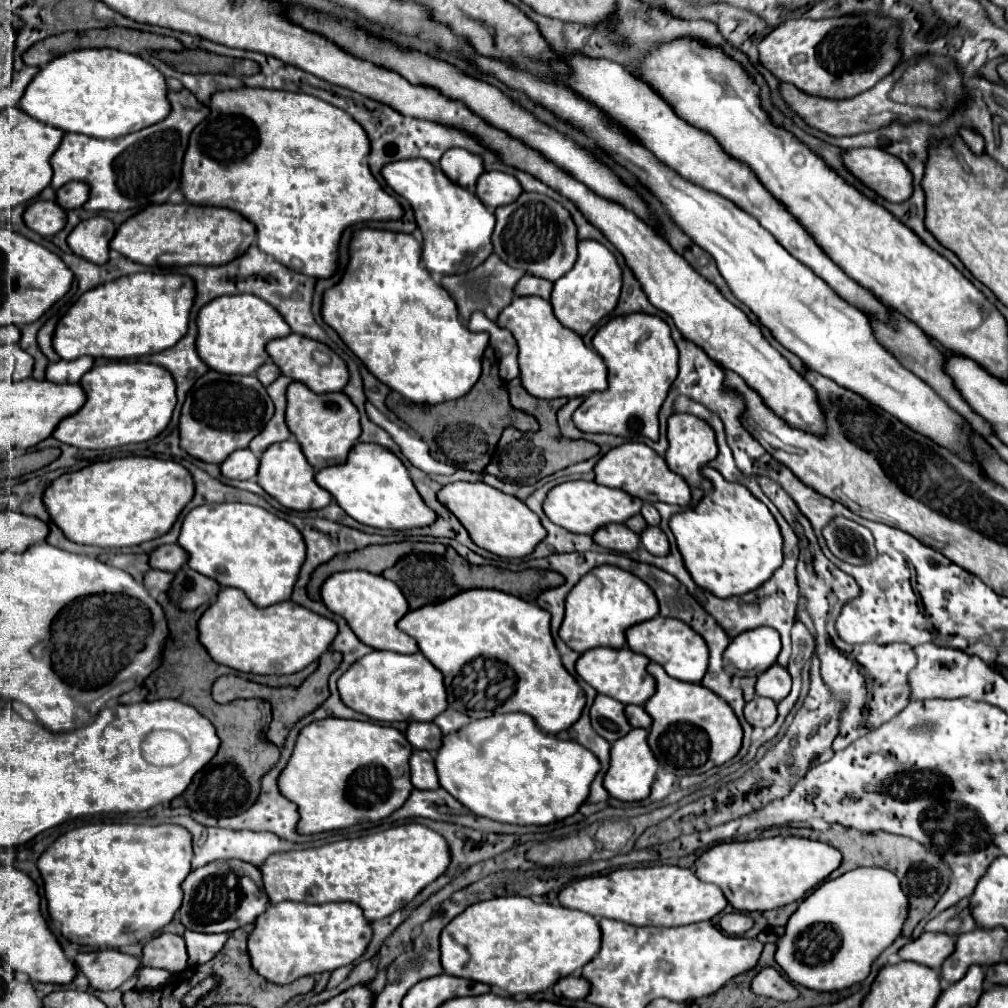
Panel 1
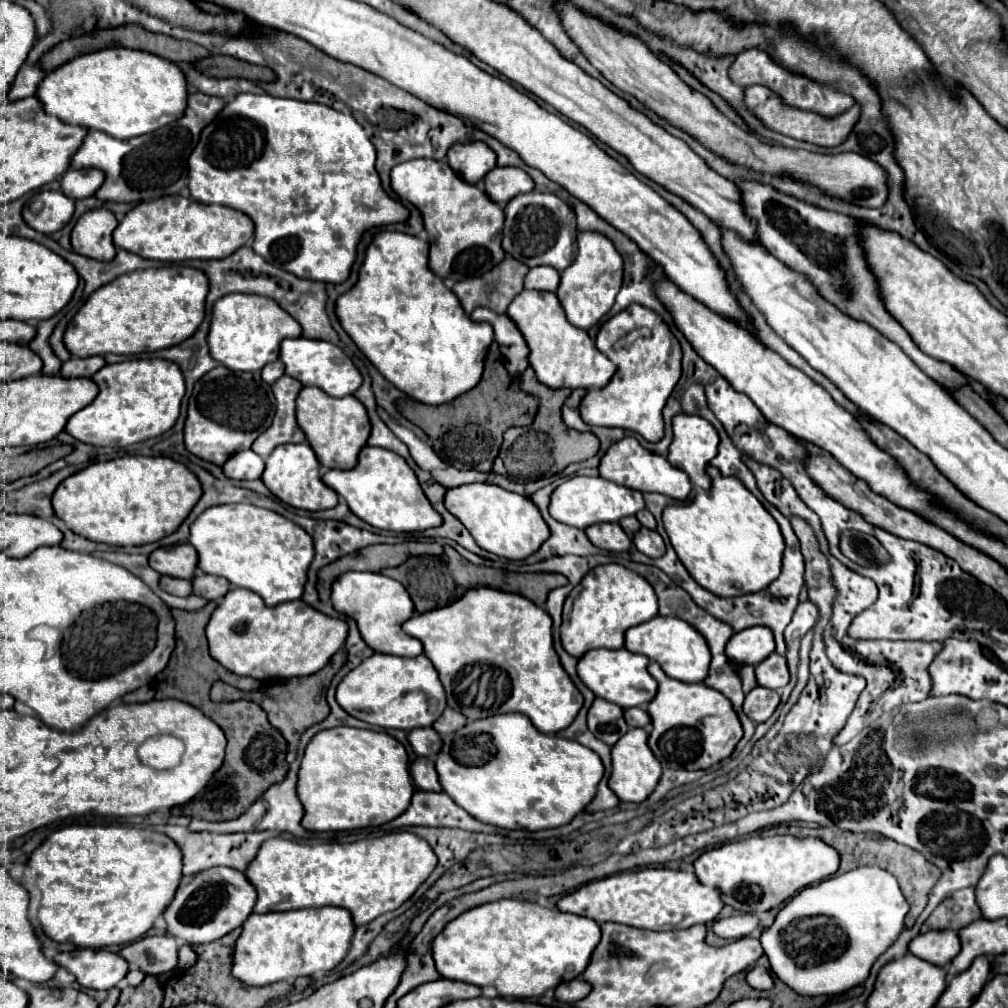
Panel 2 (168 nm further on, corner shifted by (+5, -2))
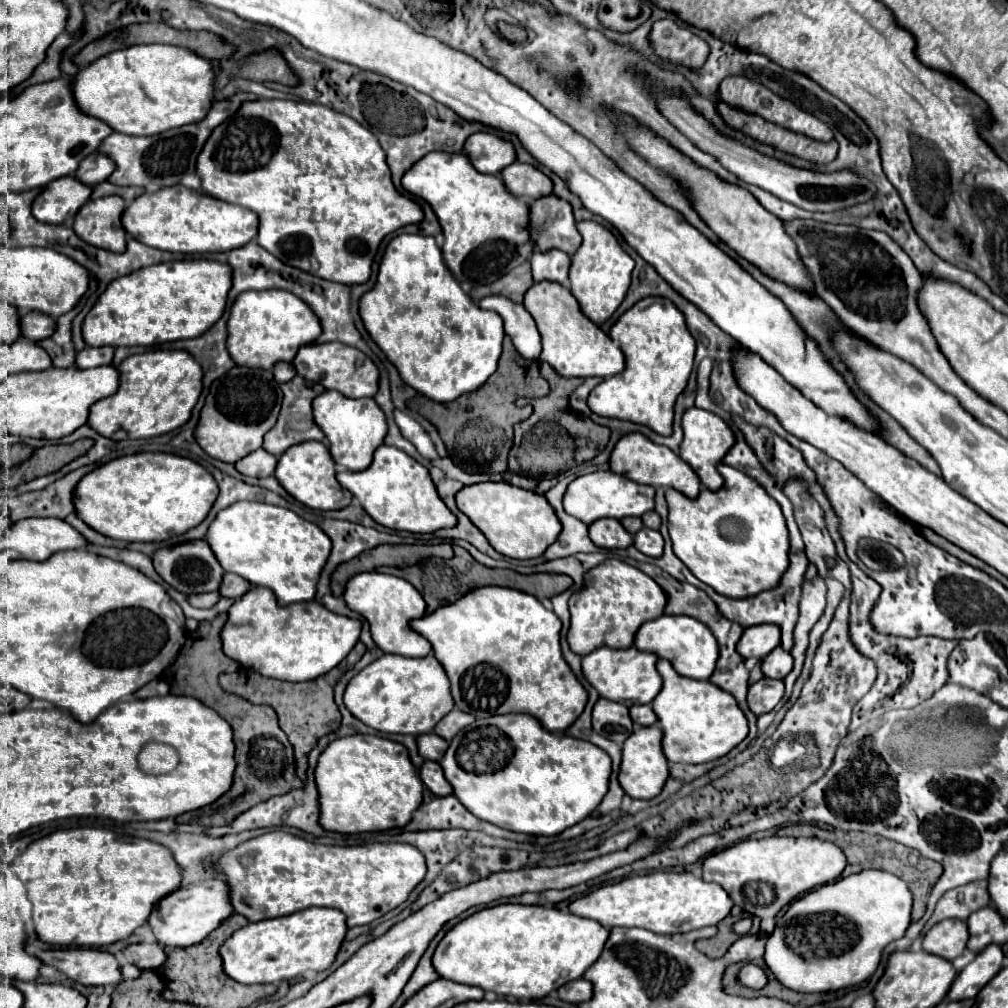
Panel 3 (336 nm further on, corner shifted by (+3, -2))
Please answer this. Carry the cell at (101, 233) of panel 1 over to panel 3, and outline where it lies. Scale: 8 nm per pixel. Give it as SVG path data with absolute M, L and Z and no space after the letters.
M107 195L87 201L75 215L75 233L101 249L121 253L127 243L127 233L121 225L125 201L119 195Z

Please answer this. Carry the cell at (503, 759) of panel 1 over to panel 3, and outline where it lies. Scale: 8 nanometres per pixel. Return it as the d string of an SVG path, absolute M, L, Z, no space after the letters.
M533 715L475 719L459 731L441 761L453 795L479 819L509 831L557 835L589 817L609 787L611 757L597 745L547 731Z

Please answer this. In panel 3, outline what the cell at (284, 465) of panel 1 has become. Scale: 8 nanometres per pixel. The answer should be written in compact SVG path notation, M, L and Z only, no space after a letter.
M305 441L305 443L293 445L291 449L287 449L279 457L275 477L297 501L301 501L303 505L311 509L321 509L321 511L343 509L353 499L353 493L343 489L339 481L335 479L335 461L331 459L329 447L321 441Z

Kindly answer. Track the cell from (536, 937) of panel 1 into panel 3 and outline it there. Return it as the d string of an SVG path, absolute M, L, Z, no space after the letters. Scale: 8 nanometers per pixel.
M503 903L481 909L471 917L457 923L437 945L433 955L433 967L443 979L451 979L463 985L475 985L483 991L495 991L497 995L515 995L517 999L543 999L549 991L579 979L601 955L609 937L609 929L601 923L551 906L519 905Z

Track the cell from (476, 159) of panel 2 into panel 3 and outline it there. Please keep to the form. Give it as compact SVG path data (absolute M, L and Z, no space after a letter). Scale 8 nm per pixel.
M473 133L465 141L465 149L469 153L469 159L475 169L481 173L491 173L497 175L501 173L507 165L515 163L515 147L511 141L501 139L493 133Z

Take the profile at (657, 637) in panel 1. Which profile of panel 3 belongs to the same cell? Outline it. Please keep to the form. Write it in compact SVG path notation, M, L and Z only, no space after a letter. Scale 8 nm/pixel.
M661 615L655 621L643 623L635 635L635 647L639 651L649 651L649 653L655 653L657 657L671 661L673 669L679 675L701 679L701 681L711 677L719 657L717 639L709 631L709 627L687 615Z

